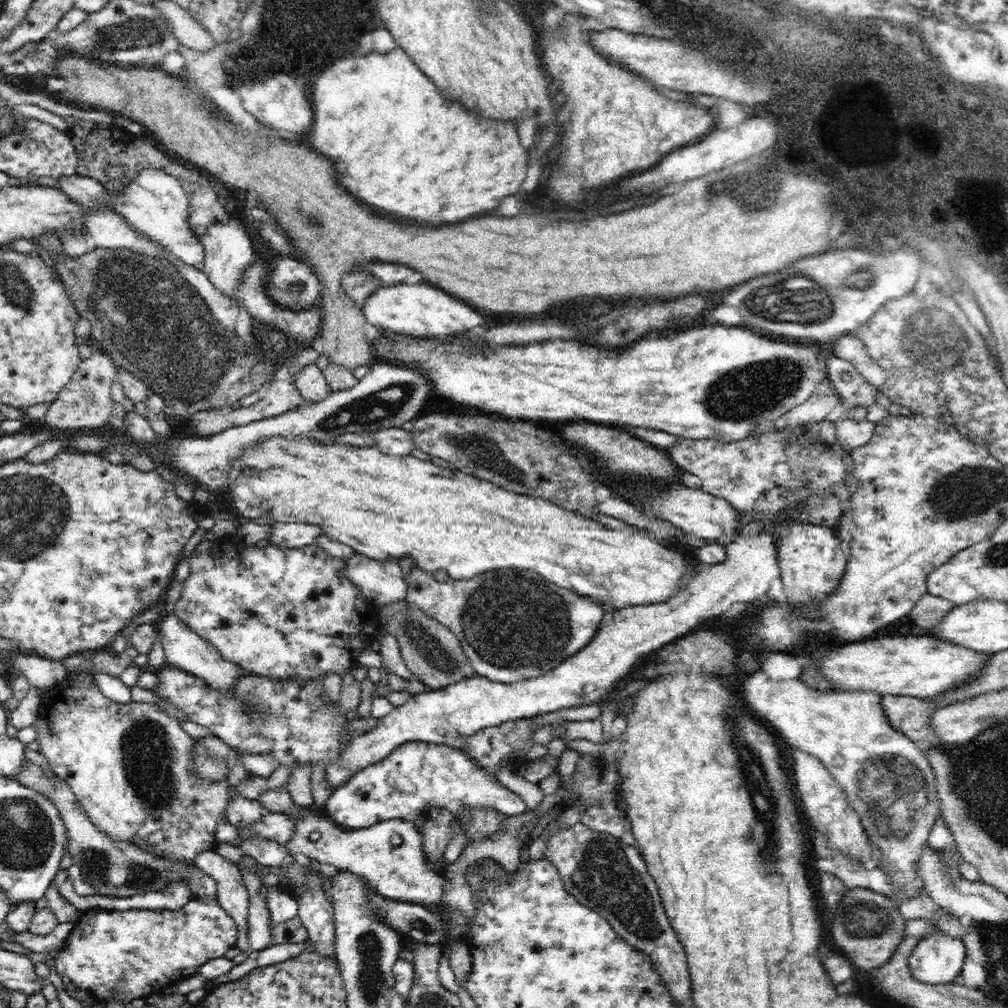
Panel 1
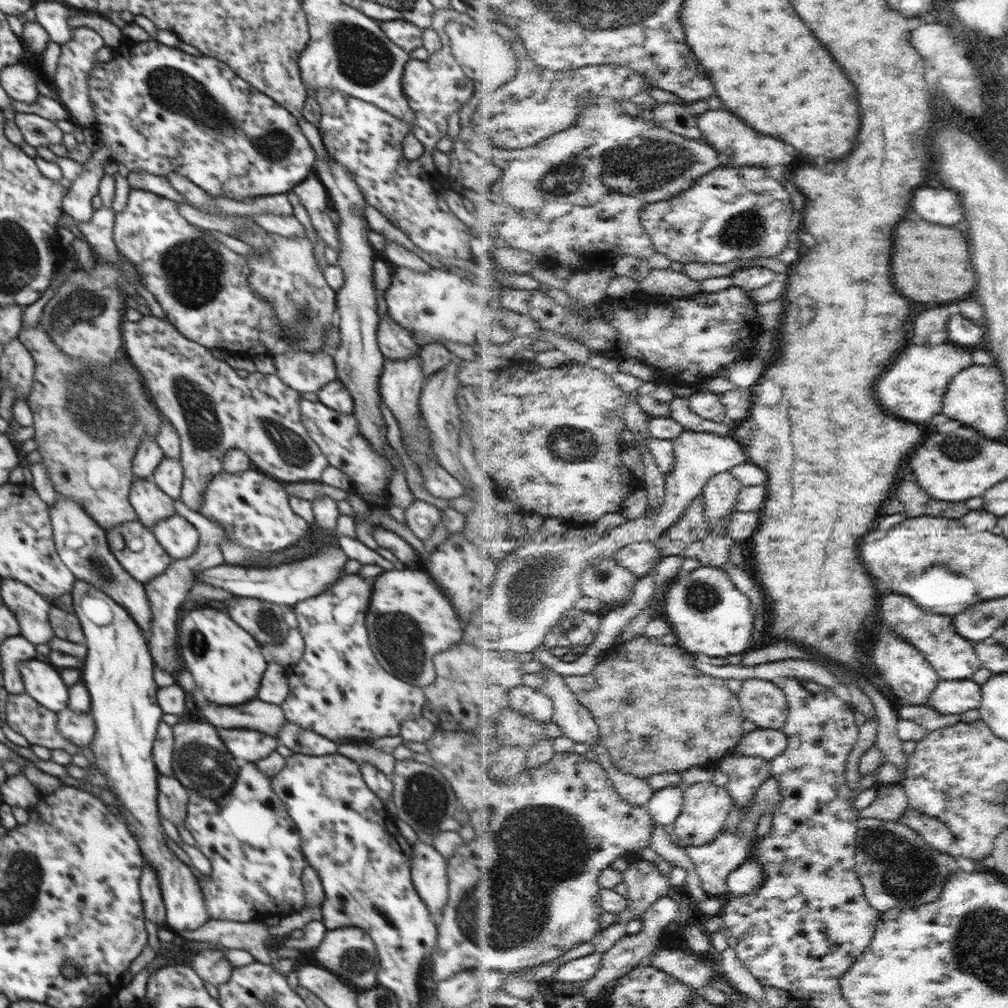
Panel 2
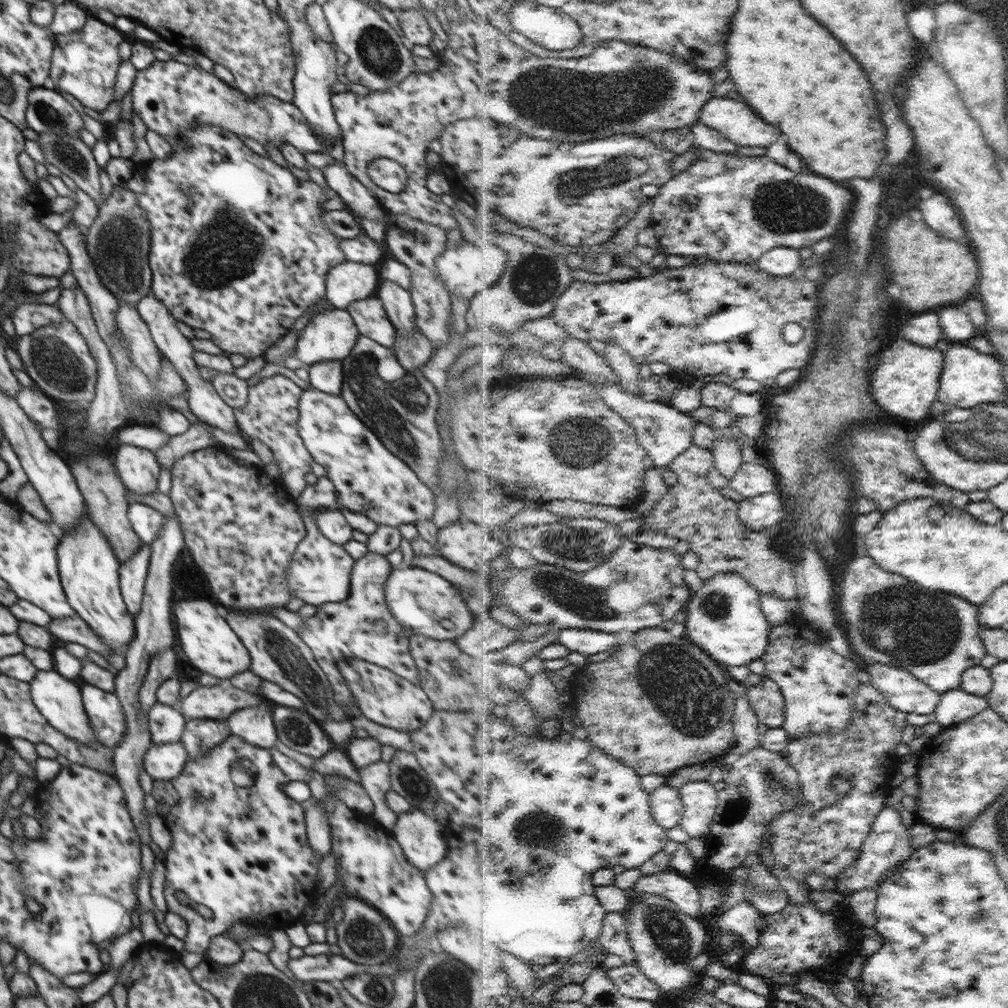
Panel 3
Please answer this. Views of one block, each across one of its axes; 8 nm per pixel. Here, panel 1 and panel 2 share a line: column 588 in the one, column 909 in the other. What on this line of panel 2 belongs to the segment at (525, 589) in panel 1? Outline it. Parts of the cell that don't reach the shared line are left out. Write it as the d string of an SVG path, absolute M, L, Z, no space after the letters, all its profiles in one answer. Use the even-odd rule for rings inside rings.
M892 592L892 594L882 596L882 610L878 616L880 616L878 624L882 624L878 626L880 632L898 631L904 638L916 645L934 667L940 680L970 679L970 676L980 666L983 666L978 660L979 656L974 654L975 646L972 646L972 641L962 638L950 615L930 612L916 604L912 598Z

